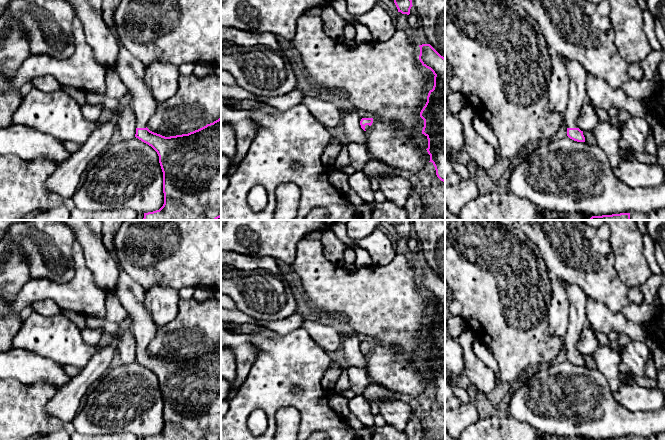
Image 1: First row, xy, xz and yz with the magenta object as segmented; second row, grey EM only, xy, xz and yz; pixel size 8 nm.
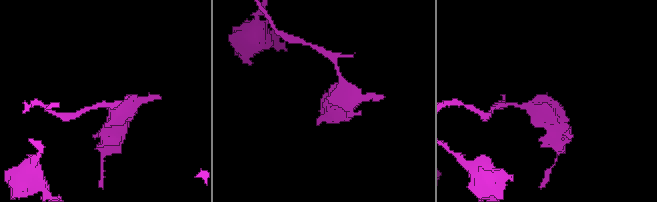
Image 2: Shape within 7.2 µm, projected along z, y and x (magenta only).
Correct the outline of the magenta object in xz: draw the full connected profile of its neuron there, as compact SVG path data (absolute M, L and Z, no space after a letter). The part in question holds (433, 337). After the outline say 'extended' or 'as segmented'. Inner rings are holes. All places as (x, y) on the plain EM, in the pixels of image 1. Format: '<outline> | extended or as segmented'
M430 268L419 271L420 286L435 299L433 313L420 336L424 344L422 358L428 363L429 386L433 387L437 401L445 406L445 282Z | as segmented

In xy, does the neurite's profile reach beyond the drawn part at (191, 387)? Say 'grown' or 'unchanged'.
grown

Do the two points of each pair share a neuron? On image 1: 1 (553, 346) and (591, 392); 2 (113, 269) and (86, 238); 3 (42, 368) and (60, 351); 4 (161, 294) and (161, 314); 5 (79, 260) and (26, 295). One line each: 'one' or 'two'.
1: two
2: one
3: two
4: one
5: one

